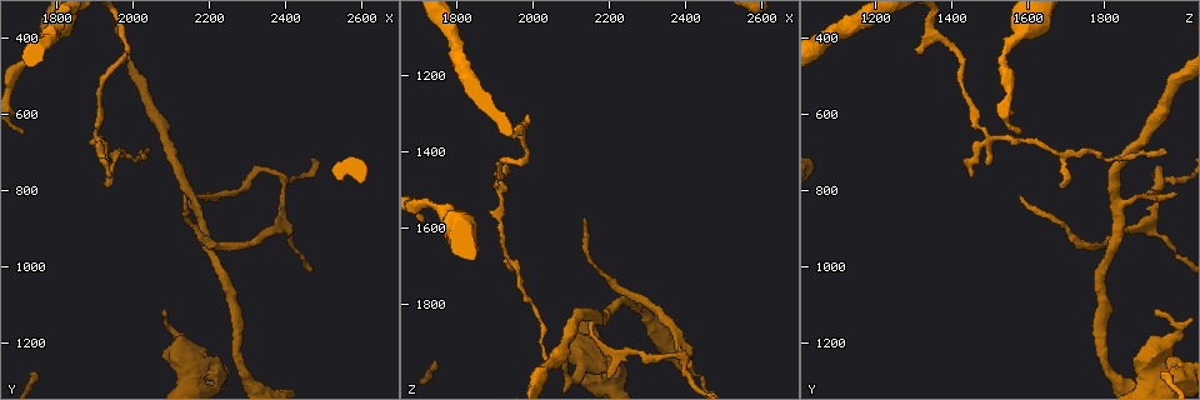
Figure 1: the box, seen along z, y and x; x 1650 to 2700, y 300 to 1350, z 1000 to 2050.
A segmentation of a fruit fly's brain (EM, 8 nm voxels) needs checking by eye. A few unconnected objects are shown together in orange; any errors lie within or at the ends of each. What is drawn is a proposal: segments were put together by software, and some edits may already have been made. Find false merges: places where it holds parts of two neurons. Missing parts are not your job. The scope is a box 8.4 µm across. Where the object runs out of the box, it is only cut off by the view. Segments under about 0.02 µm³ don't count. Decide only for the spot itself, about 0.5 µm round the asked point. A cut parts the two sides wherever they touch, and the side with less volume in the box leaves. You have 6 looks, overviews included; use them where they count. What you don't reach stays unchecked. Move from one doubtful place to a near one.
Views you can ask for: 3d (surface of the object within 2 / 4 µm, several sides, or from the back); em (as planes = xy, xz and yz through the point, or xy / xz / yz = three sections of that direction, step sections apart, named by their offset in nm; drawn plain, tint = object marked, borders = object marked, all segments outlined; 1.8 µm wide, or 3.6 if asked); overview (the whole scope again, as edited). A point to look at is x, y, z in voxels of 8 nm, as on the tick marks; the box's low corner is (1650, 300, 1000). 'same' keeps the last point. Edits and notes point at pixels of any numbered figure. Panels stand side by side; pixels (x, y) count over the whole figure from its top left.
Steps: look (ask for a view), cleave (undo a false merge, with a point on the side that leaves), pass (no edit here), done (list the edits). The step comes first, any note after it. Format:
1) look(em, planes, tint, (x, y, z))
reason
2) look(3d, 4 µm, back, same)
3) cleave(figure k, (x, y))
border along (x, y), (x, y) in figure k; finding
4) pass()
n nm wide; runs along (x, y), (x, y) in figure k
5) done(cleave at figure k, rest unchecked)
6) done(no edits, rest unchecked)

look(em, planes, tint, (2400, 775, 1945))
branch point

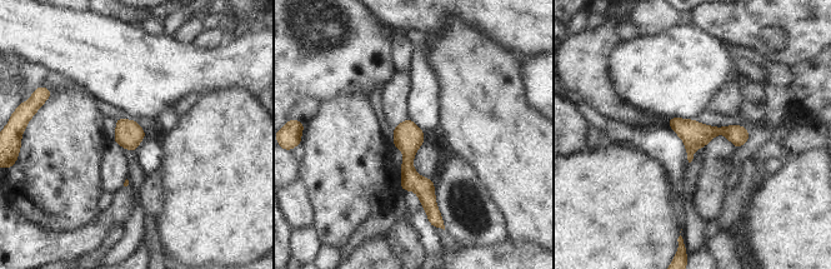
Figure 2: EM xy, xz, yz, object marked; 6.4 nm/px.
pass()
170 nm wide; runs along (408, 123), (408, 174), (432, 209) in figure 2; one neuron here

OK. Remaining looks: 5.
look(3d, 4 µm, (2190, 1235, 1975))
closes a loop

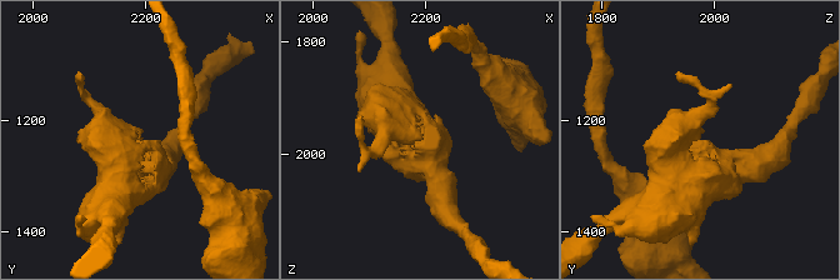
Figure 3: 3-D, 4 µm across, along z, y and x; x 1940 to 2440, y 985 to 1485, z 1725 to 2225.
look(em, 3.6 µm, planes, tint, (2190, 1240, 1965))

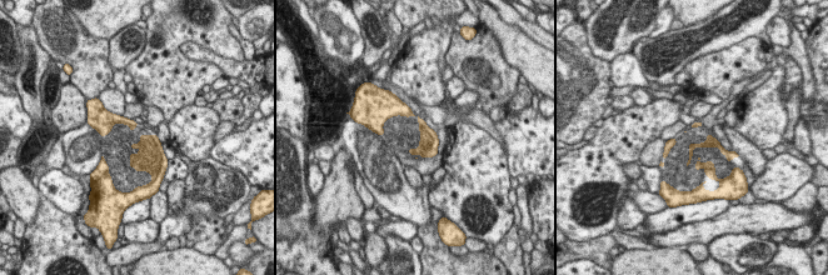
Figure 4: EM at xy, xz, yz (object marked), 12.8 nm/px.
pass()
120 nm wide; runs along (390, 113), (413, 114), (434, 151) in figure 4; continuous, no second neuron

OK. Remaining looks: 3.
look(3d, 4 µm, (1980, 445, 1420))
sharp bend

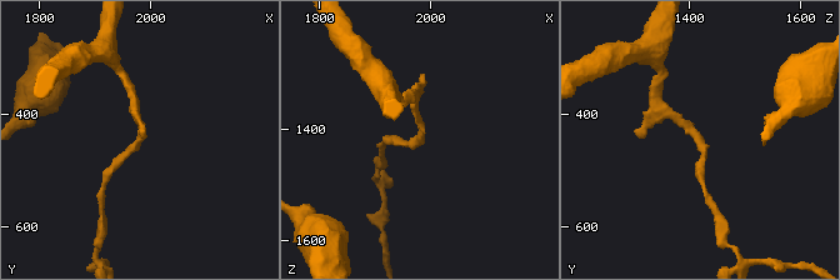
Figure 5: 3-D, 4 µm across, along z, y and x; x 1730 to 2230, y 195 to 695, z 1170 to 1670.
look(em, planes, tint, (1975, 445, 1425))
need the tissue

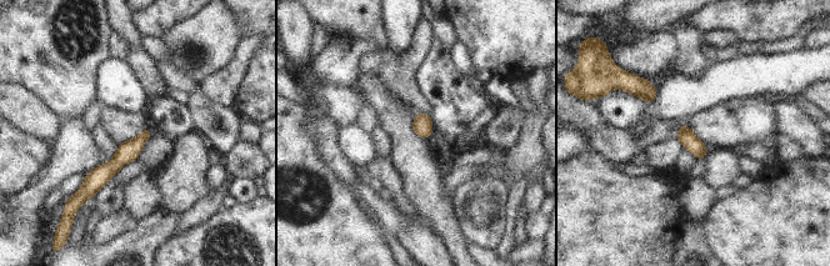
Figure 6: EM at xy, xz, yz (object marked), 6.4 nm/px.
pass()
runs along (146, 132), (90, 187), (89, 192) in figure 6; all the same neuron

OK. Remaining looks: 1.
done(no edits, rest unchecked)

